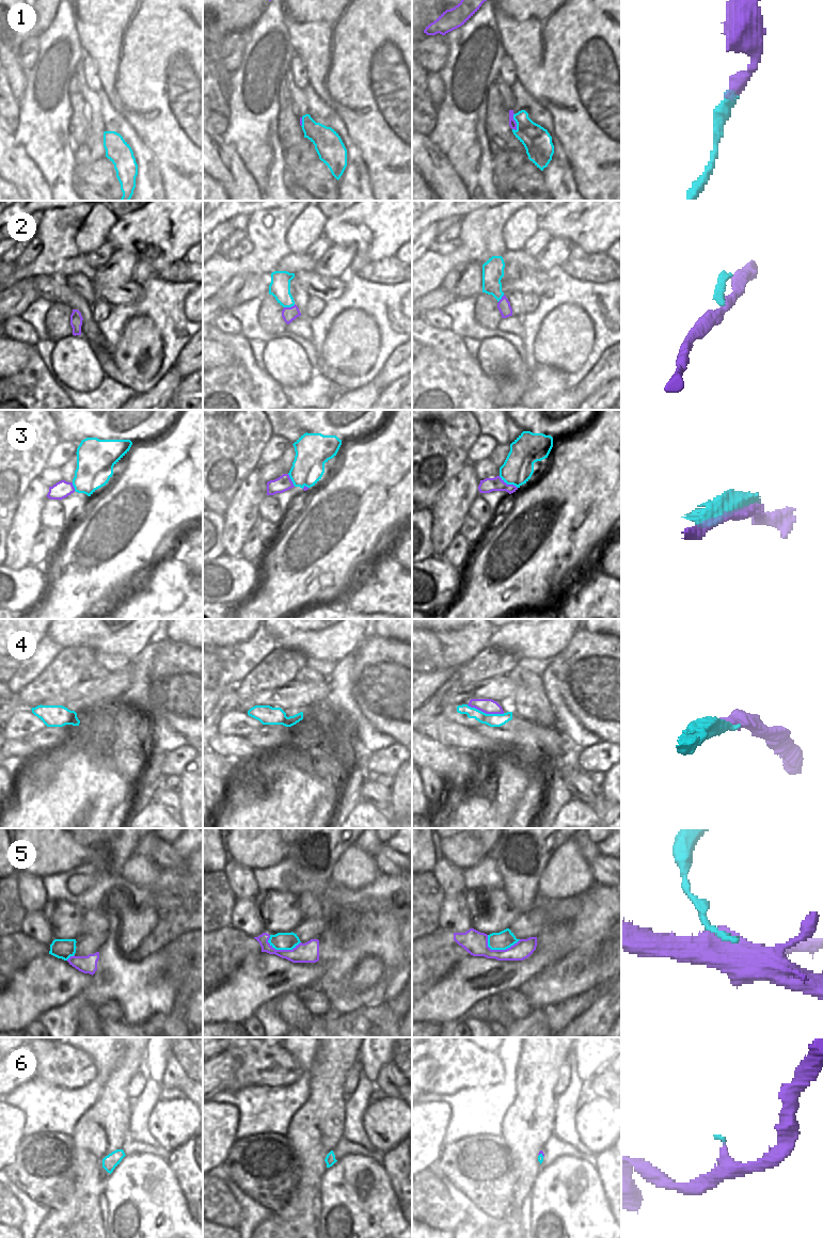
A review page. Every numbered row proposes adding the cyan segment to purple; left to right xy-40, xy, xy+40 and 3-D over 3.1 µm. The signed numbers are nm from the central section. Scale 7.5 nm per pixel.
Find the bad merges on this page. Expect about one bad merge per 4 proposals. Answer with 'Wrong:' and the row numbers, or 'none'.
Wrong: 2, 3, 5

